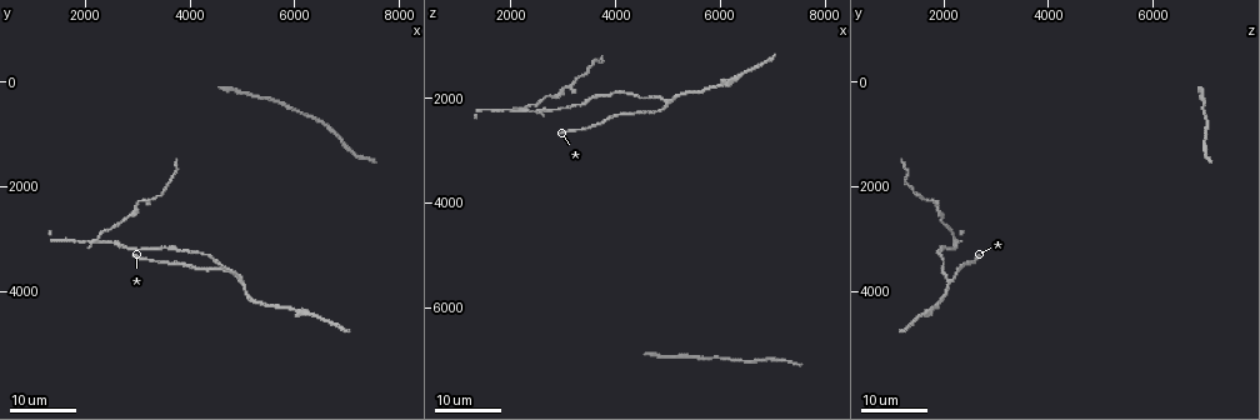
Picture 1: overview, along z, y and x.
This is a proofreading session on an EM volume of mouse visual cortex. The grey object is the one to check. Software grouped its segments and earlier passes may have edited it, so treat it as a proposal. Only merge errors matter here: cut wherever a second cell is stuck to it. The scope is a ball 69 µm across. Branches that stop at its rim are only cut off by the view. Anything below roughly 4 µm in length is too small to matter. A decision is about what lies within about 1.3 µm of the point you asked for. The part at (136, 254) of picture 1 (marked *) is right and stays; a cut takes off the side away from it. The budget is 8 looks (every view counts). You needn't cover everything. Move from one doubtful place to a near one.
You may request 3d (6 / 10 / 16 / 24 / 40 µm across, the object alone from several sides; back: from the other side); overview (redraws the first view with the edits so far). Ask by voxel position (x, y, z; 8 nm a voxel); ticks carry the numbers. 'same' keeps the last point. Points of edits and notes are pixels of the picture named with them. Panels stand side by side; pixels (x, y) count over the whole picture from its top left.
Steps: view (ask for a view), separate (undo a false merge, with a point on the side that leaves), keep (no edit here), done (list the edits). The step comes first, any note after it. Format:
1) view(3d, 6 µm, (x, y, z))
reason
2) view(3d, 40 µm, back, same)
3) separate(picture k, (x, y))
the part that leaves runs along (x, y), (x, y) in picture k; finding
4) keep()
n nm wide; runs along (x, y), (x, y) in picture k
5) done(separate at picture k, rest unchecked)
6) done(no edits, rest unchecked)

view(3d, 16 µm, (3200, 3150, 2100))
thick turns thin

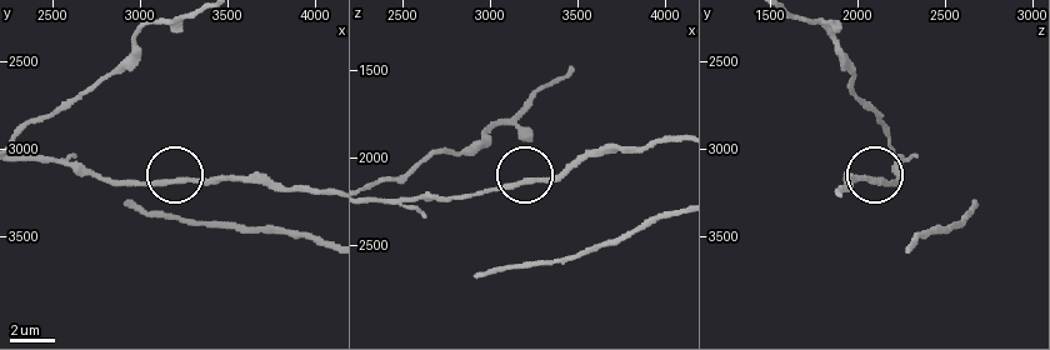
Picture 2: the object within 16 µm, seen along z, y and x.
view(3d, 10 µm, (3180, 3200, 2140))
closer look

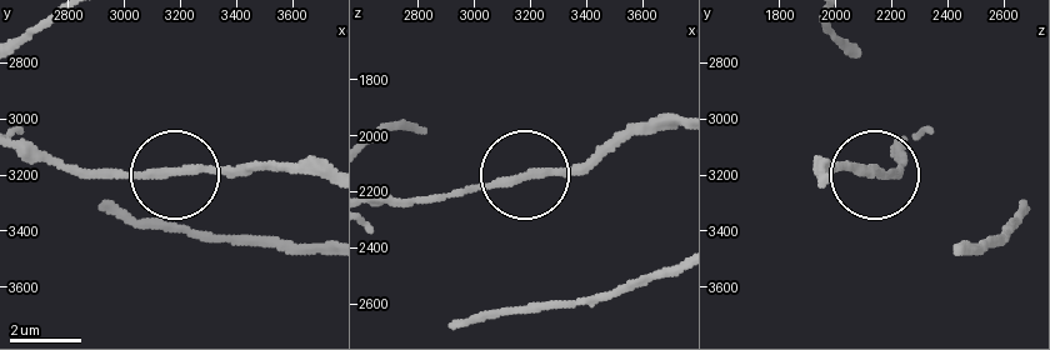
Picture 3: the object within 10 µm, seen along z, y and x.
keep()
runs along (675, 123), (611, 138), (558, 170), (426, 198) in picture 3; all the same cell

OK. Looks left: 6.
view(3d, 24 µm, (2200, 3050, 2200))
looks like a crossing

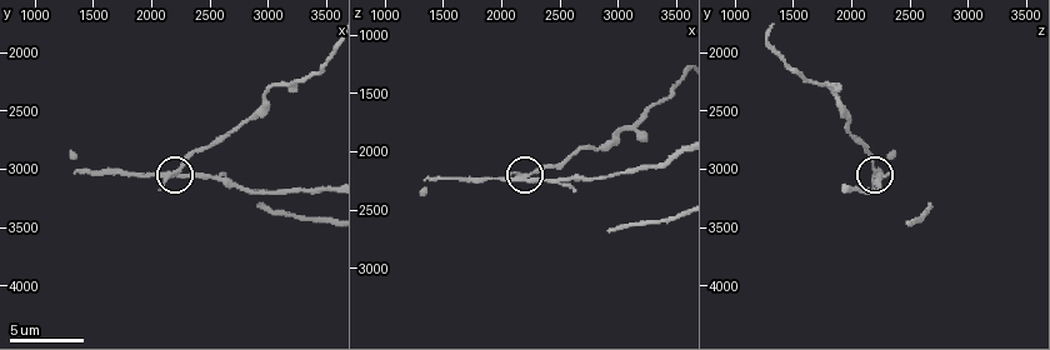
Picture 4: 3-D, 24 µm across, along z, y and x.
view(3d, 6 µm, (2220, 3040, 2180))

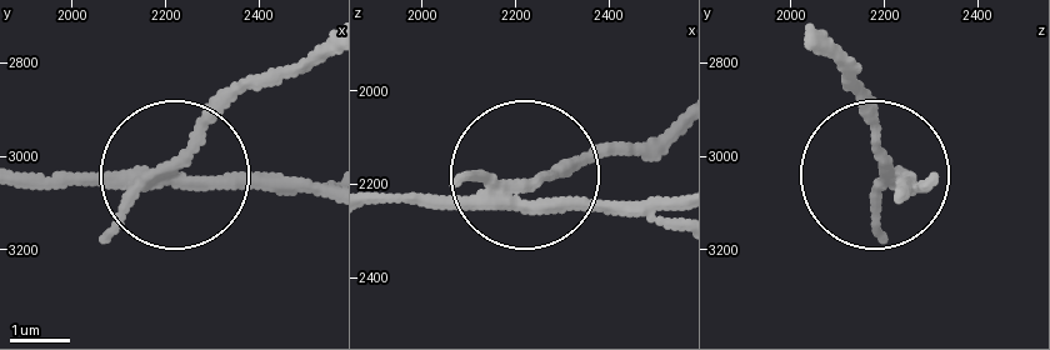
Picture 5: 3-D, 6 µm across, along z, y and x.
separate(picture 5, (211, 113))
side arm 9 µm; the part that leaves runs along (161, 171), (230, 101), (320, 61) in picture 5; a second cell is stuck on

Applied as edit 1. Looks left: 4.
view(3d, 24 µm, (5000, 3800, 2050))

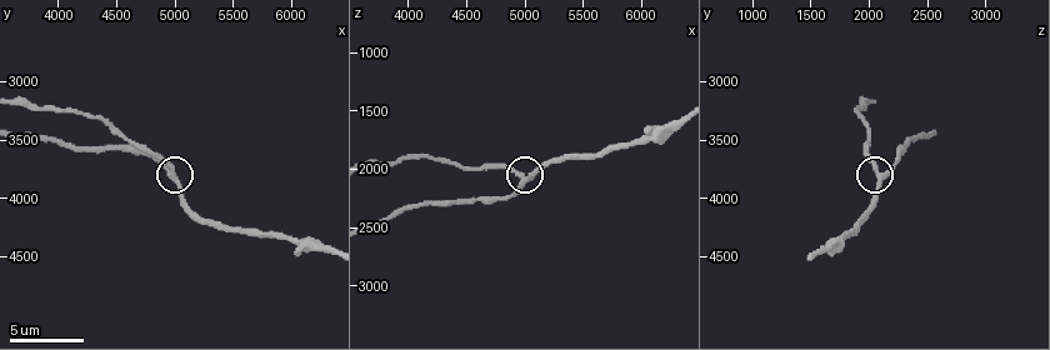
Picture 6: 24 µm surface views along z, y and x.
view(3d, 10 µm, (5000, 3820, 2100))

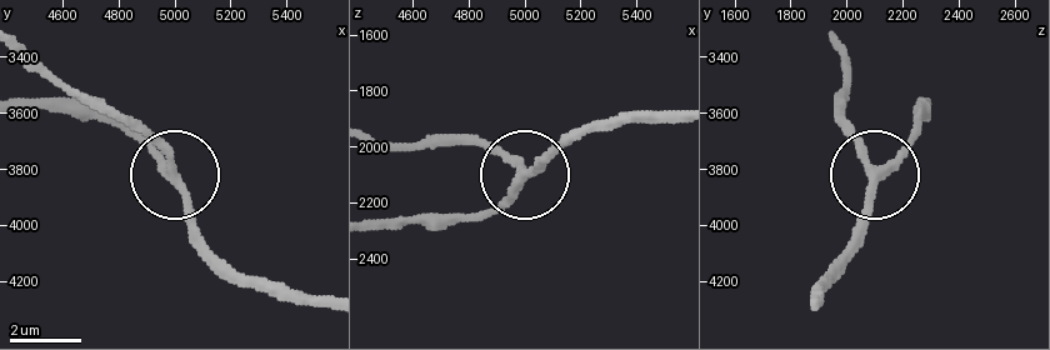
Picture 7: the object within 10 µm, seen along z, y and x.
keep()
runs along (371, 226), (479, 215), (548, 158) in picture 7; continuous, no second cell

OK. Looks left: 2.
view(3d, 10 µm, (6240, 4380, 1700))
thick turns thin

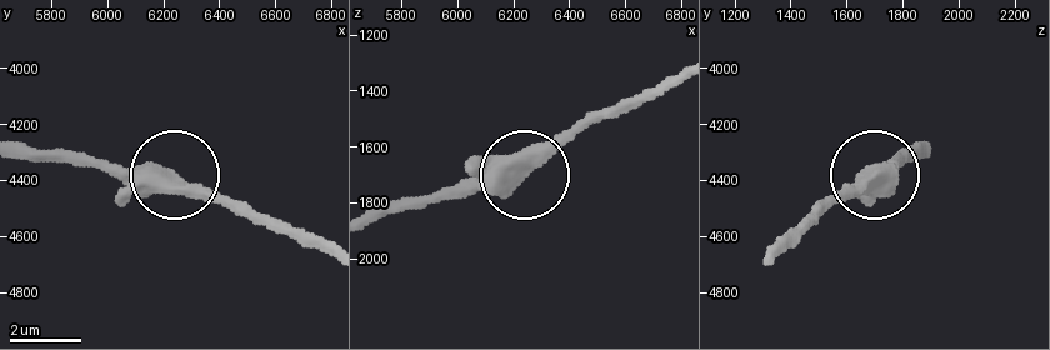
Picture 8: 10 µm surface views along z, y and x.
keep()
runs along (24, 144), (104, 168), (158, 168), (211, 189), (235, 210) in picture 8; all the same cell

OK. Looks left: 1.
done(separate at picture 5, rest unchecked)

